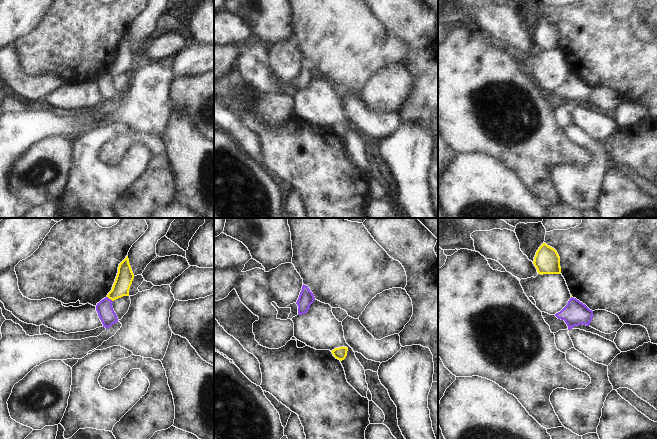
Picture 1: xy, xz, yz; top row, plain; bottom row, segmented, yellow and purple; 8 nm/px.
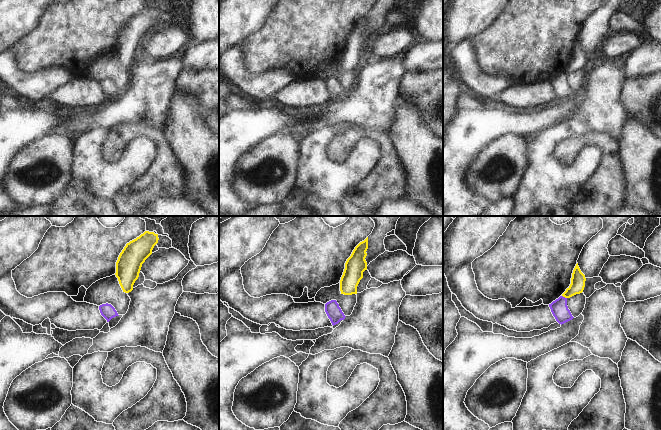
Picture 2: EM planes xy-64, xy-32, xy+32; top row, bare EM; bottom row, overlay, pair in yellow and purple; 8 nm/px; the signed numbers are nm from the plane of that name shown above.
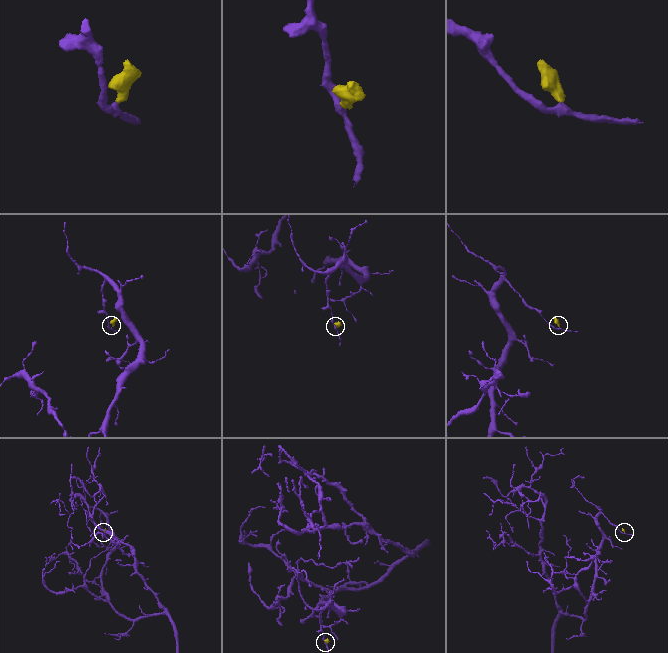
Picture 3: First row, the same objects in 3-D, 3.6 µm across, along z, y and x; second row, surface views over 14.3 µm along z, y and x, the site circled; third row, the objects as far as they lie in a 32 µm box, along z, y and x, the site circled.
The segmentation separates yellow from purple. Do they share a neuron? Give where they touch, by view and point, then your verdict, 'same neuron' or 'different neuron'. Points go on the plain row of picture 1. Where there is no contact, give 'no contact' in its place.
contact xy (110, 74); different neuron

